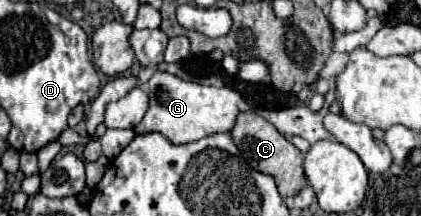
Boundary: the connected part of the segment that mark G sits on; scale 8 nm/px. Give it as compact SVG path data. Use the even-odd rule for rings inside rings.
M156 72L150 82L150 108L144 114L142 122L134 128L136 134L146 132L160 132L166 136L172 144L188 144L196 142L200 138L206 138L210 134L218 132L230 132L236 124L236 116L240 114L240 100L242 96L228 88L216 88L216 86L202 86L196 82L186 82L182 78L176 78L168 72Z

